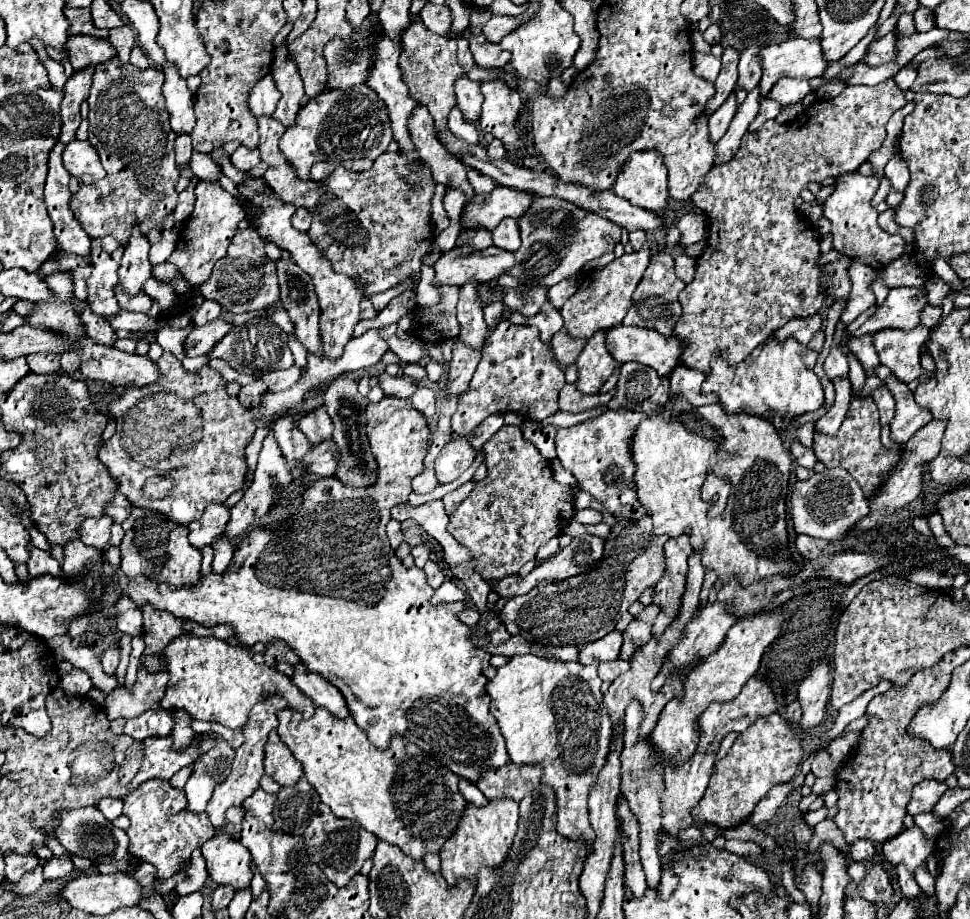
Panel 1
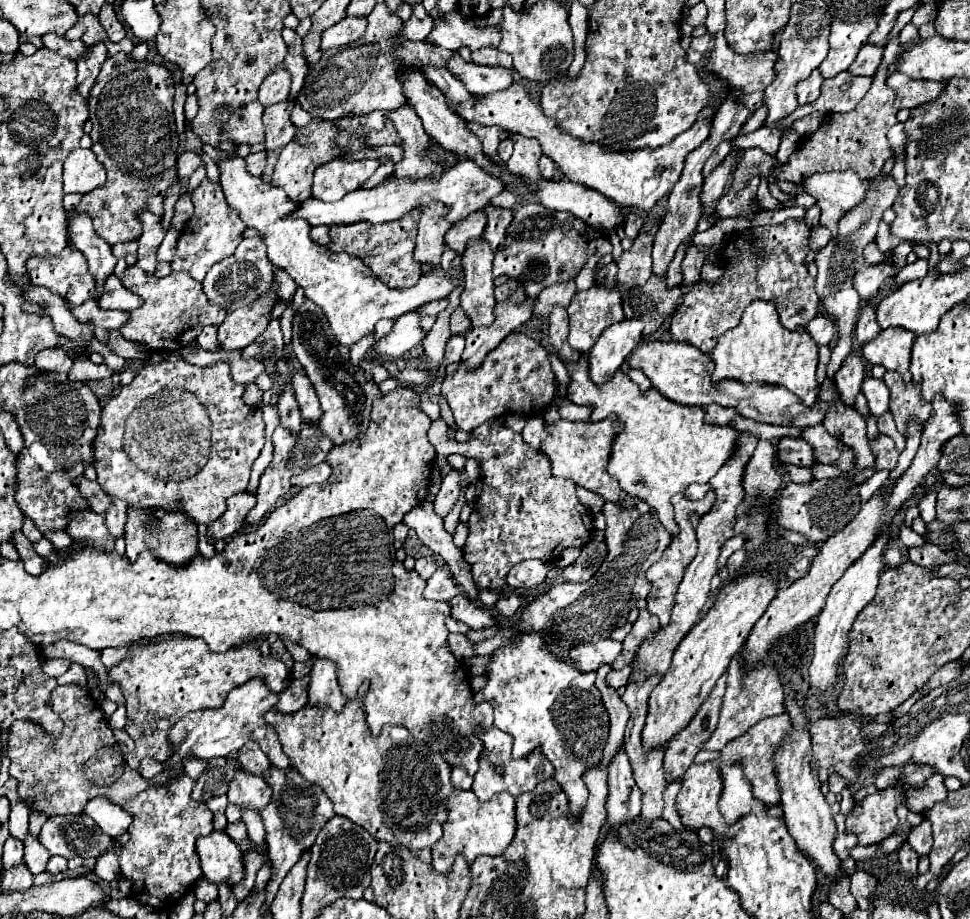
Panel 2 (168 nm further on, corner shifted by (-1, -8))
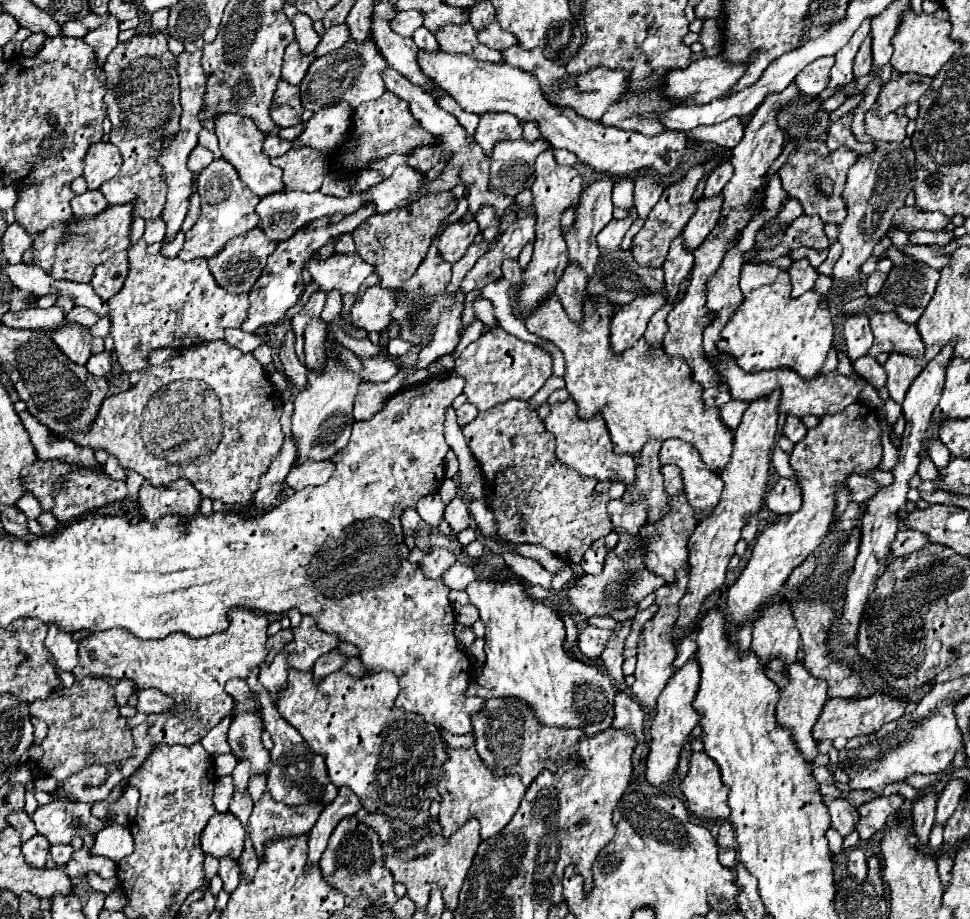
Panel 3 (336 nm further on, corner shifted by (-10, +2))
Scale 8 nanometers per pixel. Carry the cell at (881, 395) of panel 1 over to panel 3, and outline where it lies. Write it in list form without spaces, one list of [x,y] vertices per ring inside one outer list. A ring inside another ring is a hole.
[[[862,356],[860,360],[852,362],[852,368],[856,370],[856,374],[860,374],[868,384],[872,384],[874,388],[884,388],[884,380],[886,380],[886,372],[884,368],[870,356]]]

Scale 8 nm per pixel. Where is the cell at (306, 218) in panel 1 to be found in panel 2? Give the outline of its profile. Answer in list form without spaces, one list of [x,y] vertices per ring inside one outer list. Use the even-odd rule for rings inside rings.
[[[311,226],[311,240],[321,246],[327,246],[329,244],[329,228],[327,226]]]

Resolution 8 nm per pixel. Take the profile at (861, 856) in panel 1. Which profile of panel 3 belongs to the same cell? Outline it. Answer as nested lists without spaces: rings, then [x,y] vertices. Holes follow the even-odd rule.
[[[824,796],[822,800],[828,806],[828,812],[830,812],[830,818],[832,818],[832,828],[836,828],[842,836],[848,836],[854,830],[856,822],[858,822],[856,808],[852,804],[848,804],[846,800],[842,800],[842,798]]]

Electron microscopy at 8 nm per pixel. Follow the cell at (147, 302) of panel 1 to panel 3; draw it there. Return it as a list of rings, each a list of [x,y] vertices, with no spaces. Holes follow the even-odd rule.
[[[118,252],[116,256],[112,256],[112,260],[106,260],[104,264],[100,264],[100,268],[96,268],[90,284],[92,284],[94,292],[104,302],[108,302],[124,286],[126,272],[128,272],[126,252]]]

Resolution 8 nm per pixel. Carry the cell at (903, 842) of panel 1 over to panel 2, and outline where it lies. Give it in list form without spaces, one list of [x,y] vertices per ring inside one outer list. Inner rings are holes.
[[[923,820],[917,828],[911,830],[911,834],[907,836],[907,844],[911,846],[911,850],[921,858],[927,856],[931,846],[933,846],[933,838],[931,838],[931,824],[927,820]]]

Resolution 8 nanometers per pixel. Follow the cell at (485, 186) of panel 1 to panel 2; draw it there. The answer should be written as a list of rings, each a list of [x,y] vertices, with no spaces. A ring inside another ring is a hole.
[[[503,190],[503,194],[497,194],[491,198],[491,206],[501,206],[501,208],[511,208],[515,204],[515,194],[511,190]]]

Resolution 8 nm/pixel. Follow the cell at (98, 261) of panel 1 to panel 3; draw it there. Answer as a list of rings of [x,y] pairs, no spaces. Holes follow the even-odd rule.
[[[86,190],[72,198],[72,210],[76,216],[96,216],[106,208],[106,198],[98,190]]]

